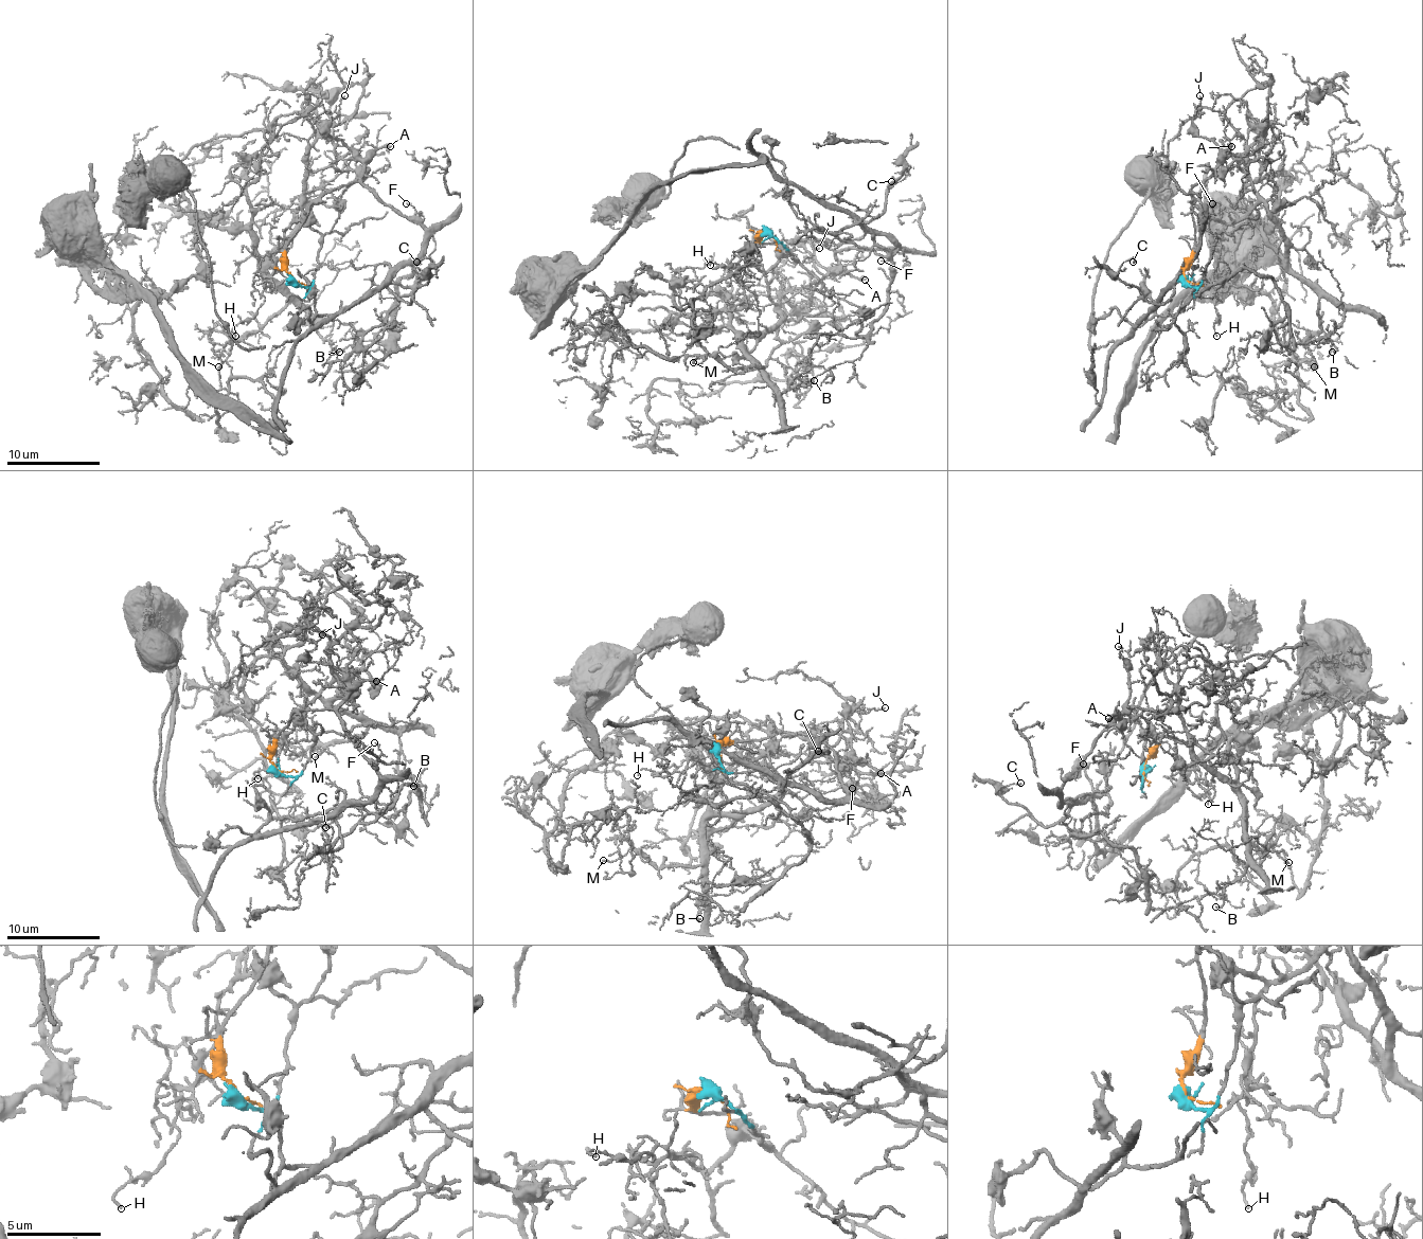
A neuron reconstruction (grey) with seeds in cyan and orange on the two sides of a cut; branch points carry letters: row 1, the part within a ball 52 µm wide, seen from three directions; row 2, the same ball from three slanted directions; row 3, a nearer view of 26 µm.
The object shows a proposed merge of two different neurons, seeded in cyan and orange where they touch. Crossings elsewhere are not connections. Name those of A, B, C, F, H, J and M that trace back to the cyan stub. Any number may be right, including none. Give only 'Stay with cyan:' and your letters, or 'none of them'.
Stay with cyan: B, H, M

